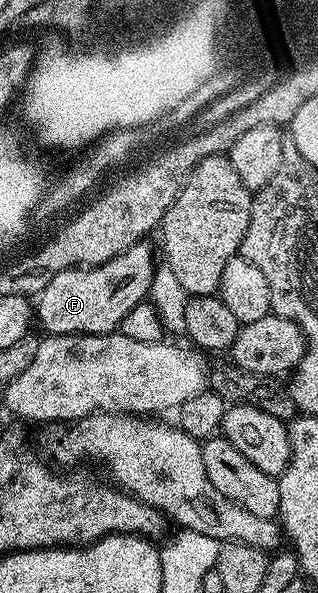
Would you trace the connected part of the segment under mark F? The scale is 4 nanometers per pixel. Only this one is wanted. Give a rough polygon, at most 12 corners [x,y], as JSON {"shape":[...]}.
{"shape":[[141,242],[62,270],[35,301],[50,336],[115,332],[149,299]]}

